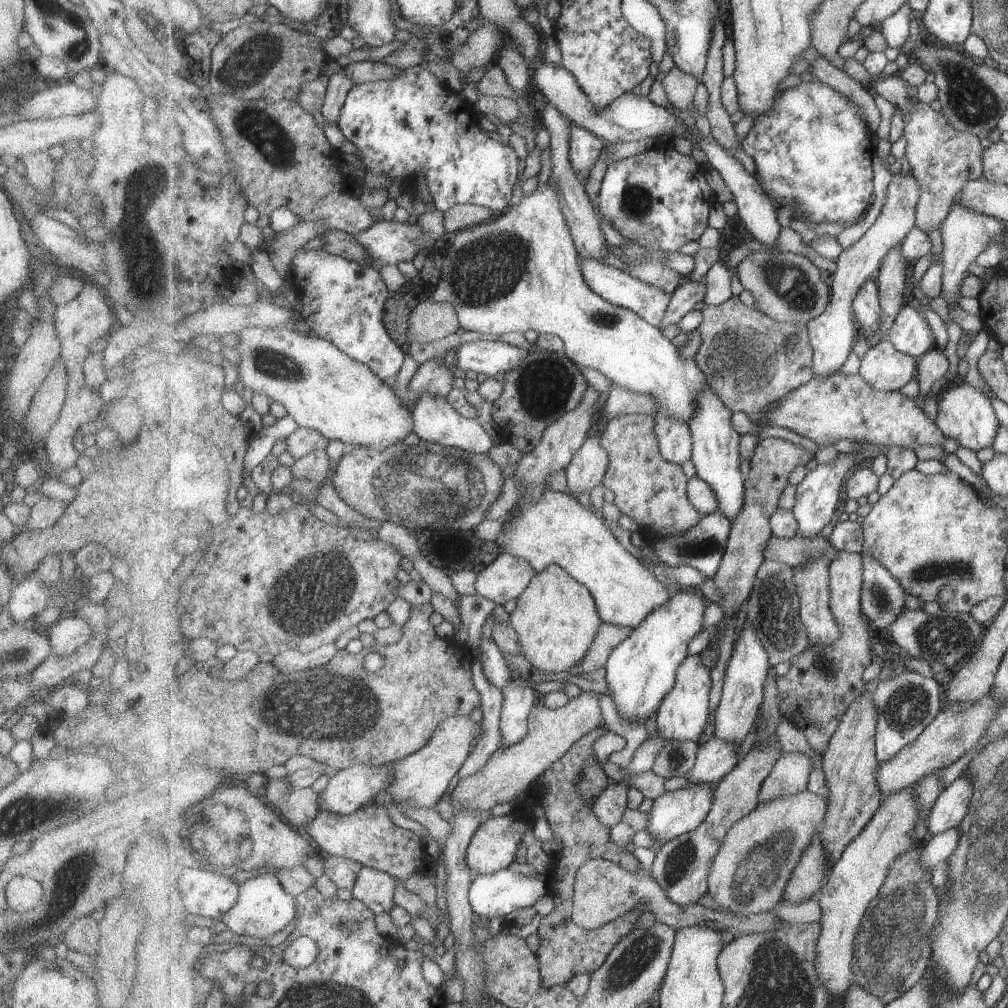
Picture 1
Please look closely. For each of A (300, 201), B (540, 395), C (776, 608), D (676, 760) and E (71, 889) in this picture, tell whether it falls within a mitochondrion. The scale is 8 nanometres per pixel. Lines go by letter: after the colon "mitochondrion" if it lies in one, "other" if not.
A: other
B: mitochondrion
C: mitochondrion
D: mitochondrion
E: other

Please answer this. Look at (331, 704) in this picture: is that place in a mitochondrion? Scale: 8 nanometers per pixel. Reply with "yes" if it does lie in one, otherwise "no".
yes

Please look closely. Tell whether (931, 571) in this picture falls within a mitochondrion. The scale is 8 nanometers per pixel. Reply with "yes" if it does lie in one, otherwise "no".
yes

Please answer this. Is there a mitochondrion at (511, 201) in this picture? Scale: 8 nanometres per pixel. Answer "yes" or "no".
no

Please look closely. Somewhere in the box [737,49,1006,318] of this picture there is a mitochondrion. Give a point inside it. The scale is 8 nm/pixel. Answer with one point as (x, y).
(972, 103)

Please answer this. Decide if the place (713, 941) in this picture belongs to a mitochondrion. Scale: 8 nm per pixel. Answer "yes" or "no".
no

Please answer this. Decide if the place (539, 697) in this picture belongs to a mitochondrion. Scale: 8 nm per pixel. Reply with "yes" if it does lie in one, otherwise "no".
no

